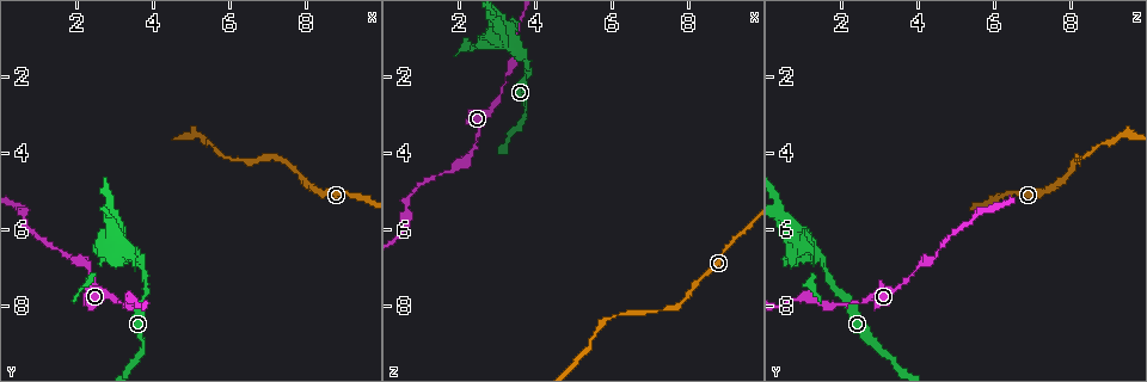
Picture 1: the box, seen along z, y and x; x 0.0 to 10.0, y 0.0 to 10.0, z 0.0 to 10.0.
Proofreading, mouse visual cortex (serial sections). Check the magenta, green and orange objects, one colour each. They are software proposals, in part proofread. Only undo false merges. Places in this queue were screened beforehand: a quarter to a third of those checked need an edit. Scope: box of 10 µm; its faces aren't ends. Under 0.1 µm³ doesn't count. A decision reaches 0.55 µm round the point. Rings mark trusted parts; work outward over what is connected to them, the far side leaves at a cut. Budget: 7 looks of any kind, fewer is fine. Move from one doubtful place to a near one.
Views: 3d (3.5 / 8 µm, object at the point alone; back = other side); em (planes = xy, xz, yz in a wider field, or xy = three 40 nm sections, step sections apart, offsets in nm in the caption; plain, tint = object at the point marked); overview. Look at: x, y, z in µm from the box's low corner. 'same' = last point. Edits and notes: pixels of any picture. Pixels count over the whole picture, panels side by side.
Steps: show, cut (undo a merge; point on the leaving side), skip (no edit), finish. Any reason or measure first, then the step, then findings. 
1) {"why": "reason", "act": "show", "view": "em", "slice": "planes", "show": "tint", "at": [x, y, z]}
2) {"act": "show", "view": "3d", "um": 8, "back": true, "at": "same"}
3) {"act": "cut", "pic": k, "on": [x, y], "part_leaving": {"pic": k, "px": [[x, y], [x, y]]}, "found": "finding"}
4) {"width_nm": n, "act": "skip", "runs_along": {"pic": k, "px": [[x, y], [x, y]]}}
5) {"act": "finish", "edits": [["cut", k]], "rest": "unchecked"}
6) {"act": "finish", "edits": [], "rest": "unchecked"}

{"act": "show", "view": "3d", "um": 8, "at": [7.20, 4.15, 8.20]}

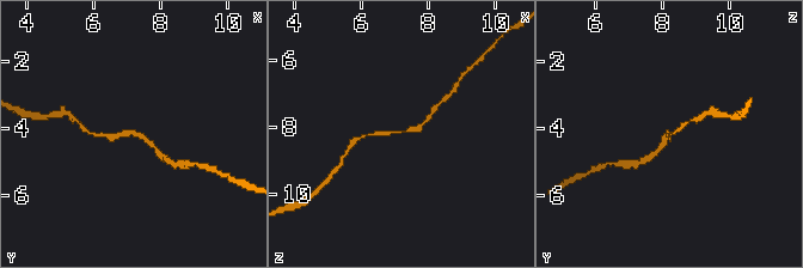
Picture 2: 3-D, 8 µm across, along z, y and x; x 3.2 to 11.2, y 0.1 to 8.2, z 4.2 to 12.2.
{"act": "show", "view": "3d", "um": 3.5, "at": "same"}

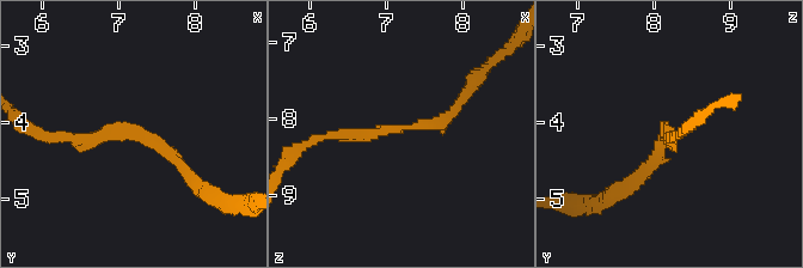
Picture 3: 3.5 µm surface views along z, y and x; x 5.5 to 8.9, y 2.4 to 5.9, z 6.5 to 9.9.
{"arm_widths_nm": [150, 200], "act": "skip", "runs_along": {"pic": 3, "px": [[194, 177], [149, 138], [54, 138]]}, "found": "continuous, no second cell"}

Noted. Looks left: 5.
{"why": "a narrow waist", "act": "show", "view": "3d", "um": 8, "at": [2.35, 7.15, 3.90]}

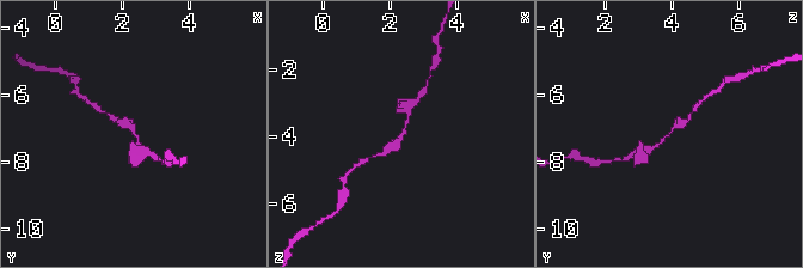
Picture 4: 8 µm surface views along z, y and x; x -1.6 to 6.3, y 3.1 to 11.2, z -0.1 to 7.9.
{"act": "show", "view": "3d", "um": 3.5, "at": "same"}

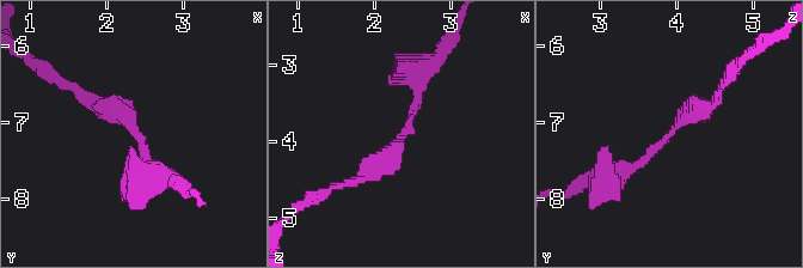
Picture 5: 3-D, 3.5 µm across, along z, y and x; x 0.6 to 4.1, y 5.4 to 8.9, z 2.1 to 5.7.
{"arm_widths_nm": [200, 200], "why": "now the EM", "act": "show", "view": "em", "slice": "xy", "step": 1, "show": "tint", "at": [2.40, 7.15, 3.95]}

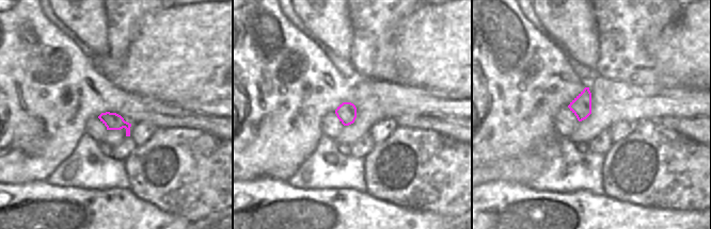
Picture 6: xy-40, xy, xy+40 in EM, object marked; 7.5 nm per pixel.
{"act": "skip", "runs_along": {"pic": 5, "px": [[611, 176], [644, 162], [717, 95]]}, "found": "all the same cell"}

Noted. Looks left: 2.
{"why": "arms part here", "act": "show", "view": "3d", "um": 3.5, "at": [3.15, 6.55, 1.05]}

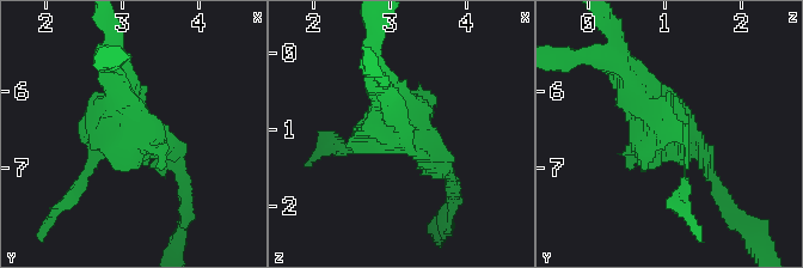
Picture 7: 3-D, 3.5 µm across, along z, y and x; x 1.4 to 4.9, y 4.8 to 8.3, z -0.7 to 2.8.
{"why": "now the EM", "act": "show", "view": "em", "slice": "xy", "step": 2, "show": "tint", "at": [3.15, 6.55, 1.05]}

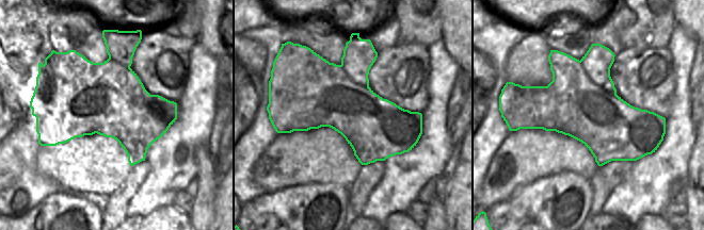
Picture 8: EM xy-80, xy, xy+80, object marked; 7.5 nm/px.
{"act": "cut", "pic": 7, "on": [653, 133], "part_leaving": {"pic": 7, "px": [[697, 156], [675, 141], [639, 93]]}, "found": "a second cell is stuck on"}

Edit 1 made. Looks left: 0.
{"act": "finish", "edits": [["cut", 7]], "rest": "unchecked"}

